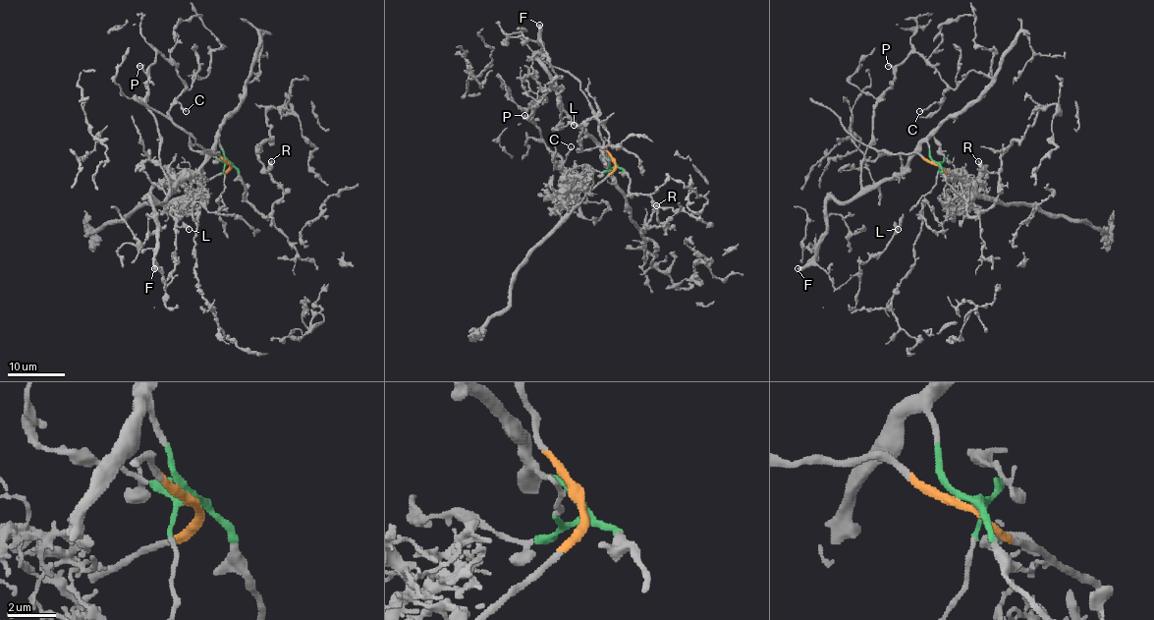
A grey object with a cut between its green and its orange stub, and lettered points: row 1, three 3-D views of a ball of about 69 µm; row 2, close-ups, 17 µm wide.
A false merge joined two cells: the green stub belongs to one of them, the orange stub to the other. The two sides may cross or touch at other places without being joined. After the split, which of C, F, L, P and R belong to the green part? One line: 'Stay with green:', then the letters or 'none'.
Stay with green: C, F, L, P, R

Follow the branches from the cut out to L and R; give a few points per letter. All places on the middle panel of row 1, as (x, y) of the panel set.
L: (614, 162), (563, 108), (557, 89), (535, 55), (541, 54), (538, 42), (557, 77), (560, 125), (575, 125)
R: (614, 162), (630, 179), (630, 192), (646, 195), (656, 210), (656, 219), (668, 226), (648, 224), (656, 204)

